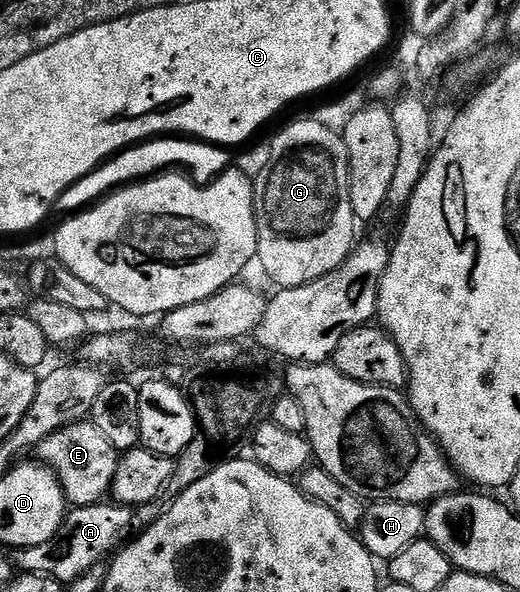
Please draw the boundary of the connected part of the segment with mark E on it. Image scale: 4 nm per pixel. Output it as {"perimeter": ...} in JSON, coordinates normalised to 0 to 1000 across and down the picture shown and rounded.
{"perimeter":[[[175,709],[152,711],[96,735],[69,757],[65,772],[75,784],[106,796],[133,855],[144,858],[173,858],[194,851],[210,838],[219,802],[231,787],[219,748],[212,748],[212,742],[204,742],[204,735],[196,735],[196,728],[188,728]]]}

